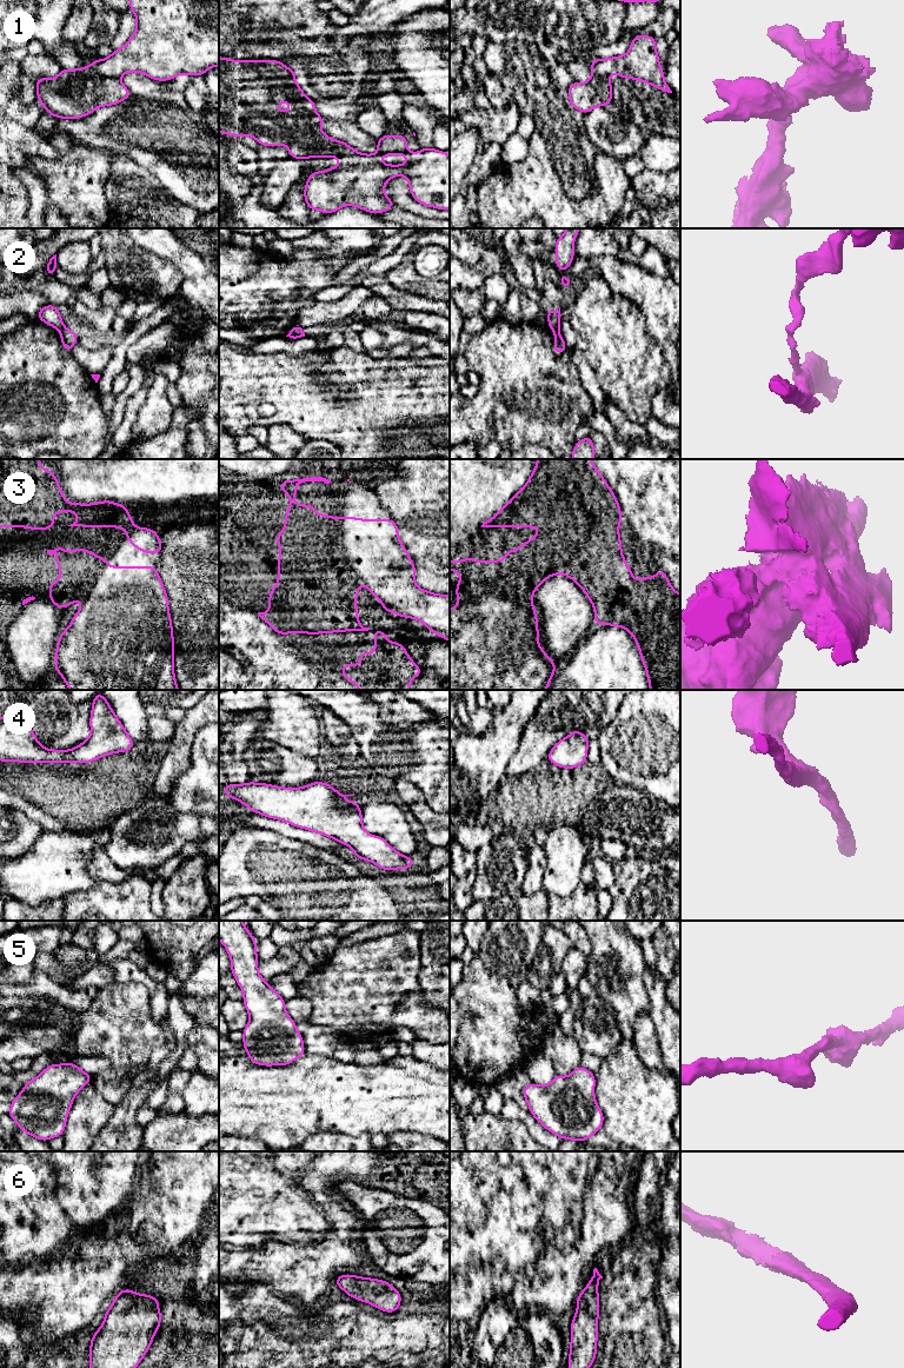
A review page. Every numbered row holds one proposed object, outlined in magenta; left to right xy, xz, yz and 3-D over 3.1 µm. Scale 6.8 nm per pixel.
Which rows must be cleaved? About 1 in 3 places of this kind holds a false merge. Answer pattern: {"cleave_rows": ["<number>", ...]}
{"cleave_rows": ["1", "2", "3"]}

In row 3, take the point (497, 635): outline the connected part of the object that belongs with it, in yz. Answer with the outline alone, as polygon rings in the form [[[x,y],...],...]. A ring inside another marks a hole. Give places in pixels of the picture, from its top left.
[[[537,459],[537,465],[529,477],[525,486],[516,492],[513,498],[504,505],[491,519],[483,523],[481,527],[541,527],[531,540],[523,542],[521,547],[517,550],[506,550],[505,557],[511,563],[517,564],[514,576],[508,576],[504,570],[499,570],[499,582],[492,586],[492,592],[484,595],[471,603],[459,603],[450,610],[450,690],[546,690],[557,664],[550,659],[545,650],[539,646],[538,618],[536,615],[532,596],[540,584],[557,573],[567,576],[574,580],[590,599],[594,609],[596,625],[611,625],[626,629],[638,645],[640,659],[645,666],[650,690],[678,690],[680,688],[680,595],[673,590],[665,572],[658,569],[654,577],[634,579],[629,564],[622,552],[620,534],[618,529],[623,519],[619,503],[606,484],[601,473],[594,467],[591,459]]]

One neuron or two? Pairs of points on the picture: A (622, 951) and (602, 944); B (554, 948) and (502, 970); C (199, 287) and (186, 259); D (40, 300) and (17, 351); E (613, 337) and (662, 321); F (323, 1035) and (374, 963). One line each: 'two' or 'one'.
A: one
B: two
C: one
D: two
E: two
F: two

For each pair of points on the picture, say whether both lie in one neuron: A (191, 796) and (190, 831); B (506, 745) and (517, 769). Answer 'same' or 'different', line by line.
A: different
B: different

